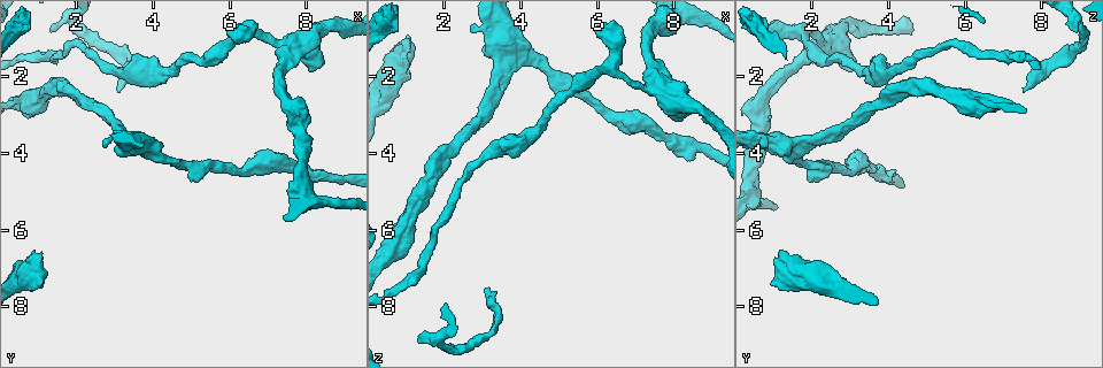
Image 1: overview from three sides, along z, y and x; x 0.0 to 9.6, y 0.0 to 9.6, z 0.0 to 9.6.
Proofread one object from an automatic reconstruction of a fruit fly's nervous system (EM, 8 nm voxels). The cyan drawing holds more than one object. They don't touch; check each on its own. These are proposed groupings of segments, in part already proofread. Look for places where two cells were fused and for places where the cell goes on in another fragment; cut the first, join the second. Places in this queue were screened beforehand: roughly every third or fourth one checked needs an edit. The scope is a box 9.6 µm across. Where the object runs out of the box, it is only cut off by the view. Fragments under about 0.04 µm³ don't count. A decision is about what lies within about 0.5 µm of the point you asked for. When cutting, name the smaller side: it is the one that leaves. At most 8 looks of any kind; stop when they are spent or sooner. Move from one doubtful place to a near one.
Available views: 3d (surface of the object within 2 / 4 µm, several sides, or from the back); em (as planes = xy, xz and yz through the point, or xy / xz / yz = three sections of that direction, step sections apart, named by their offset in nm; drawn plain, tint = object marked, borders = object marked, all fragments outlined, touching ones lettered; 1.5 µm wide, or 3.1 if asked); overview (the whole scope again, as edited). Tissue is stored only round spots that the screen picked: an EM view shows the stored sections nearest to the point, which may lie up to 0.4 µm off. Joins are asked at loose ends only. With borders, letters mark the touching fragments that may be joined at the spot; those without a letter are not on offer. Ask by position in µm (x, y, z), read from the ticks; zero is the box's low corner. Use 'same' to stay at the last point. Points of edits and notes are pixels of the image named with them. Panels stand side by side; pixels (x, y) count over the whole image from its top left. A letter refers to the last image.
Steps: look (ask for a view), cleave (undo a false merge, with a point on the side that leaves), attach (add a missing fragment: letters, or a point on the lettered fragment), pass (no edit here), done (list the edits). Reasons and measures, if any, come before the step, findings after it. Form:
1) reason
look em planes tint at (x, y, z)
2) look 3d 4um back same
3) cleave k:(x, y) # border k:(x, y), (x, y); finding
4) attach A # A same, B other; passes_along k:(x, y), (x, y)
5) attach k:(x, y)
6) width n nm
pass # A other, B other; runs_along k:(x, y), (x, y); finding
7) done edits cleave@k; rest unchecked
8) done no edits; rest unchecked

four-way junction
look em planes tint at (7.35, 1.25, 2.25)

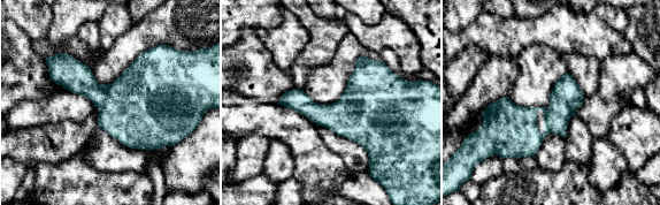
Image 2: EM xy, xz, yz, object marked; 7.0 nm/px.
look em planes borders same

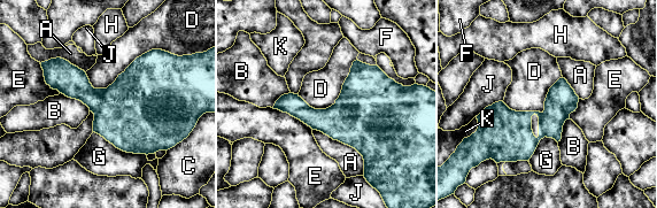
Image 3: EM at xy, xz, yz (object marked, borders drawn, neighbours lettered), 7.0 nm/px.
width 200 nm; longest_contact D 550 nm
pass # A other, B other, C other, D other, E other, F other, G other, H other, J other, K other; one cell here

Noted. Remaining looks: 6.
branch stops here
look 3d 4um back at (1.35, 0.85, 8.90)

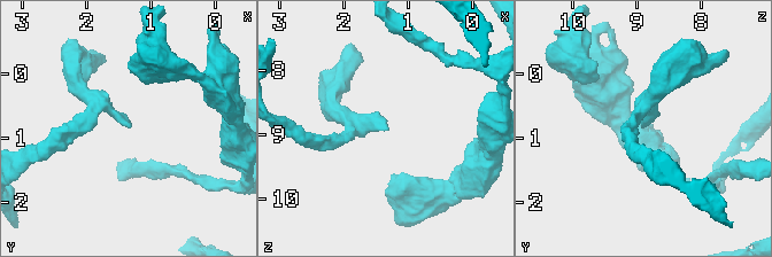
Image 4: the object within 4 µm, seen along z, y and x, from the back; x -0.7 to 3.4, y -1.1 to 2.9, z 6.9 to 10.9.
need the tissue
look em yz step 8 tint at (1.30, 0.80, 8.90)

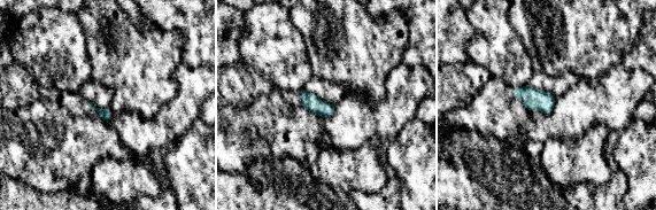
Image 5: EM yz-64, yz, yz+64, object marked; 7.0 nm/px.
look em planes borders same

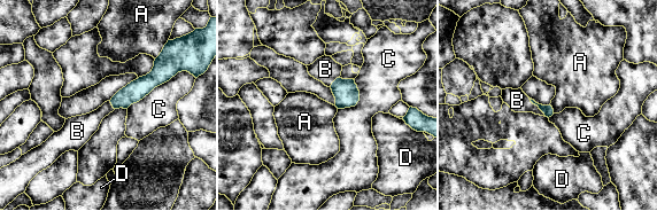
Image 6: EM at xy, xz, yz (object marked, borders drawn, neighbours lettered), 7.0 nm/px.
longest_contact C 420 nm
attach B # A other, B same, C other, D other; it goes on there

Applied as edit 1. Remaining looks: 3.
look overview

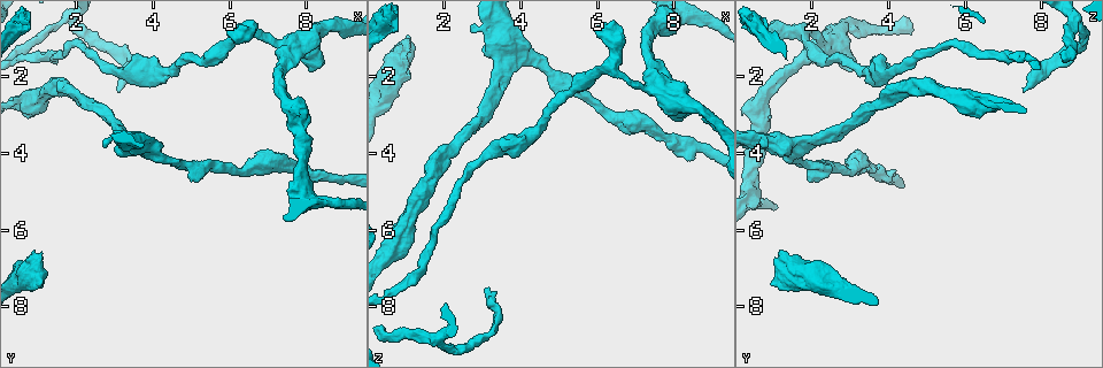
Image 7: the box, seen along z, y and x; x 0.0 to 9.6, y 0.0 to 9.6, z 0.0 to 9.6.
stops while still wide
look em planes tint at (2.75, 3.80, 0.85)

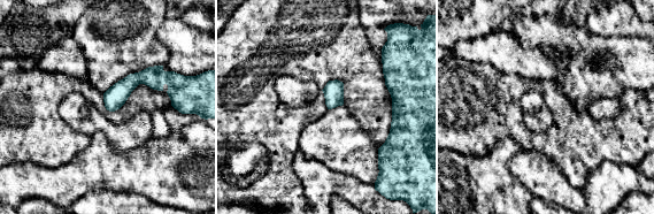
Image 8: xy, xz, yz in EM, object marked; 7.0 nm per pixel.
look em planes borders same

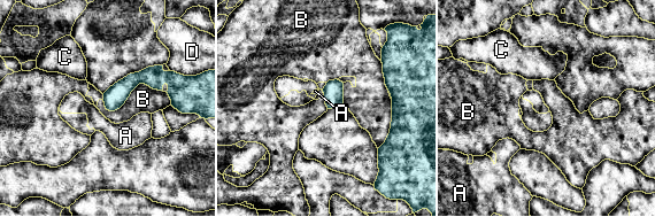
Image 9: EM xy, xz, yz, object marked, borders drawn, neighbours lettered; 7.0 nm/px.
pass # A other, B other, C other, D other; border 9:(162, 90), (102, 101); no lettered fragment goes on from it

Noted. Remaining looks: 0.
done edits attach@6; rest unchecked

